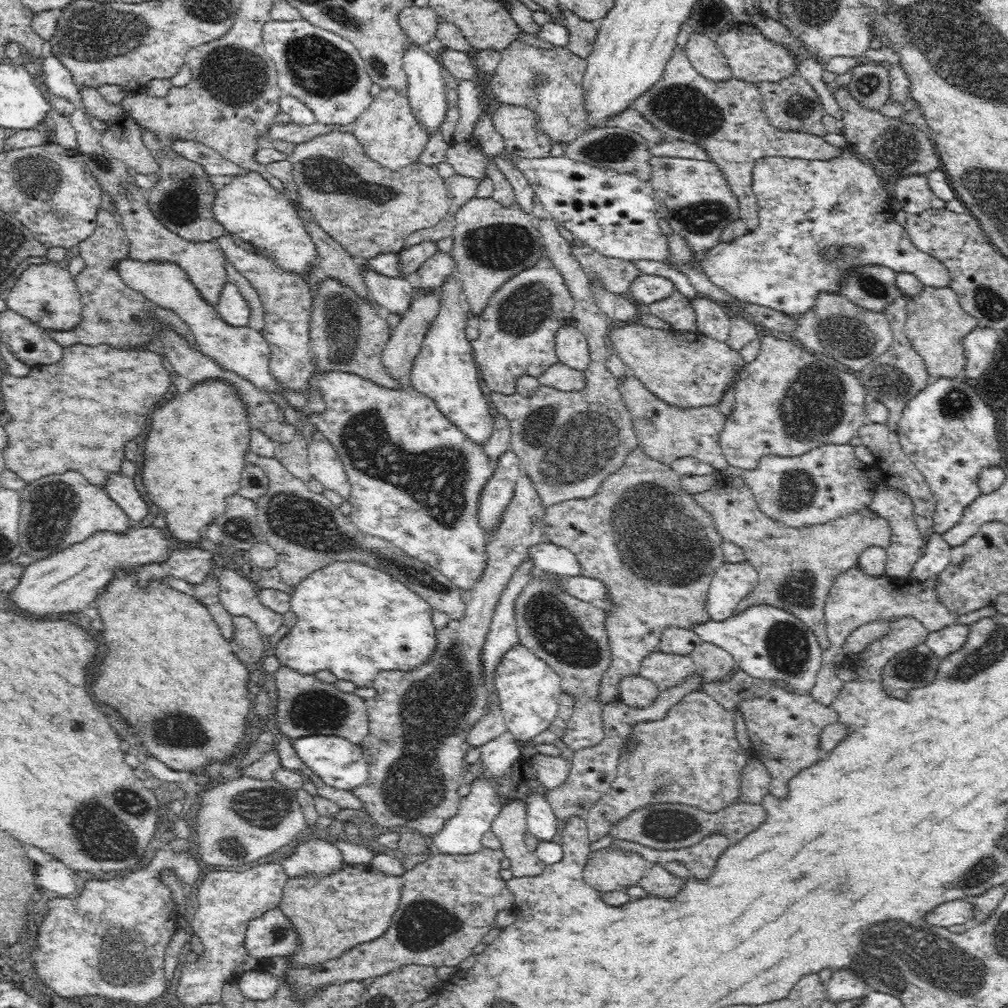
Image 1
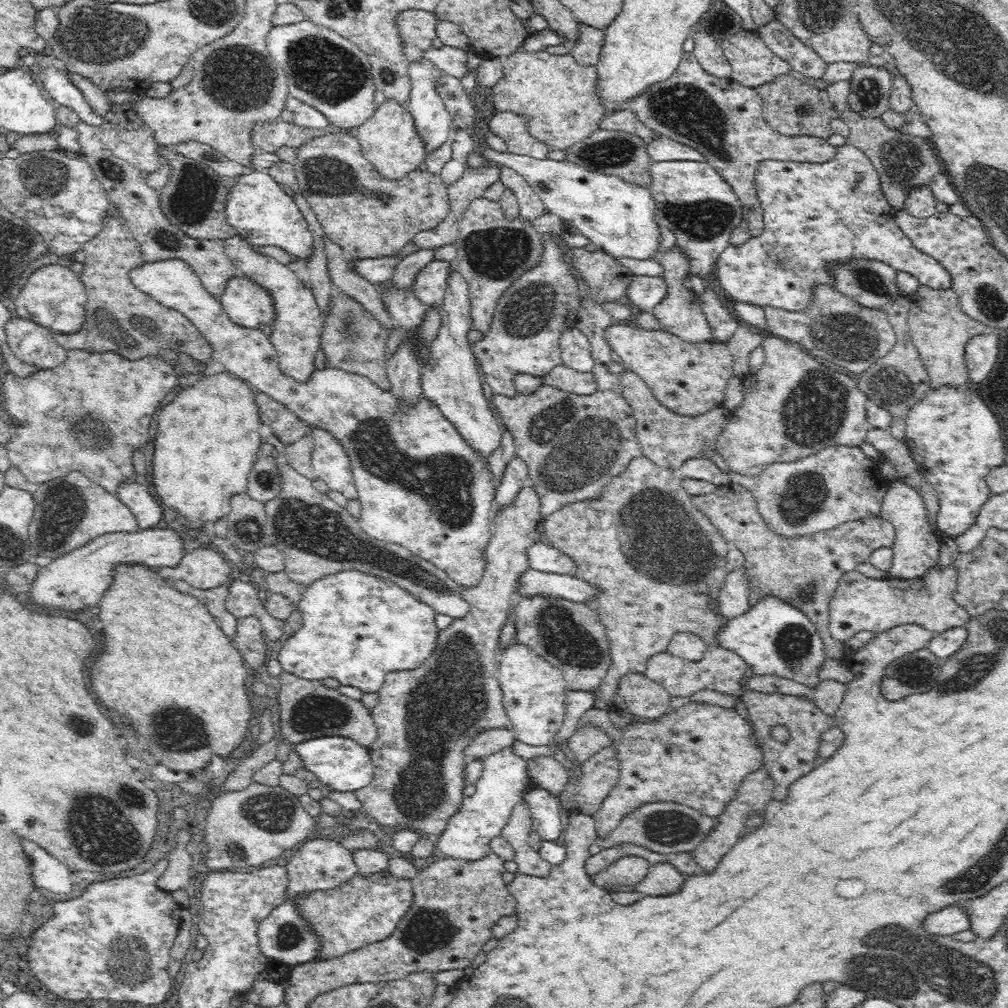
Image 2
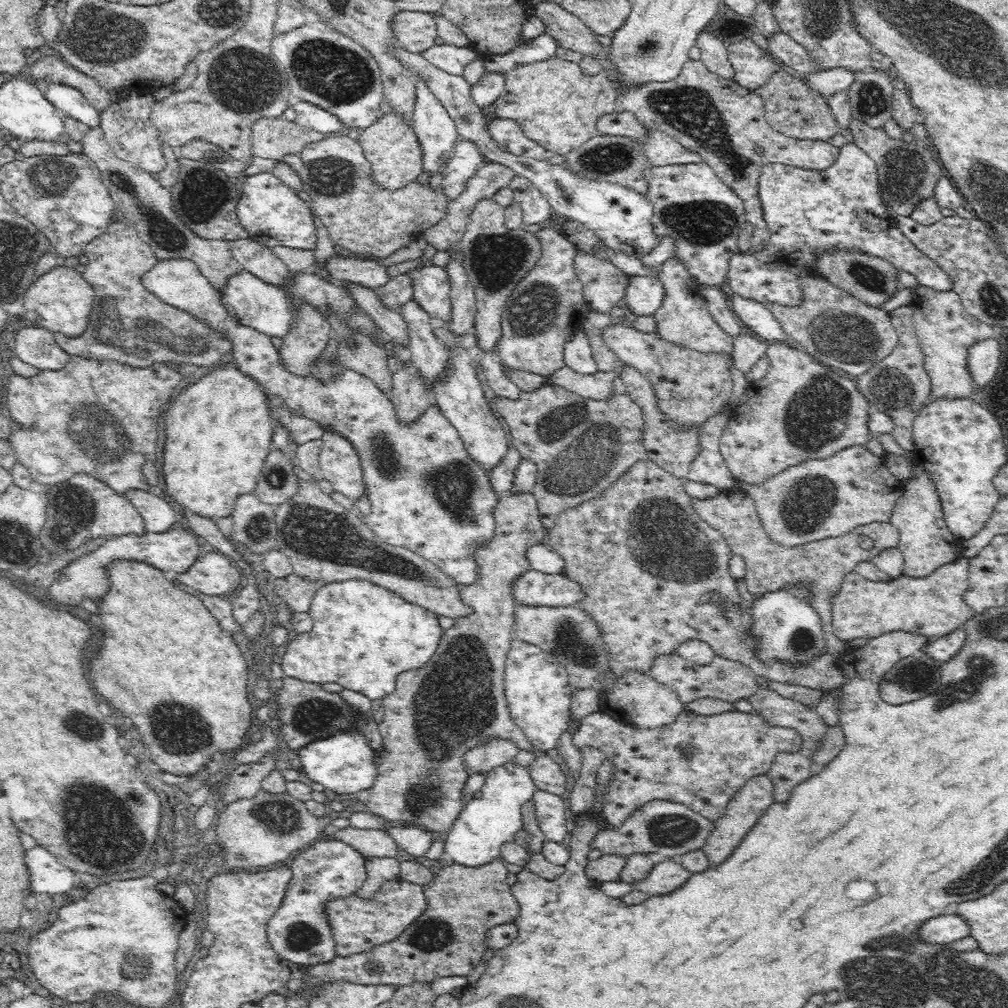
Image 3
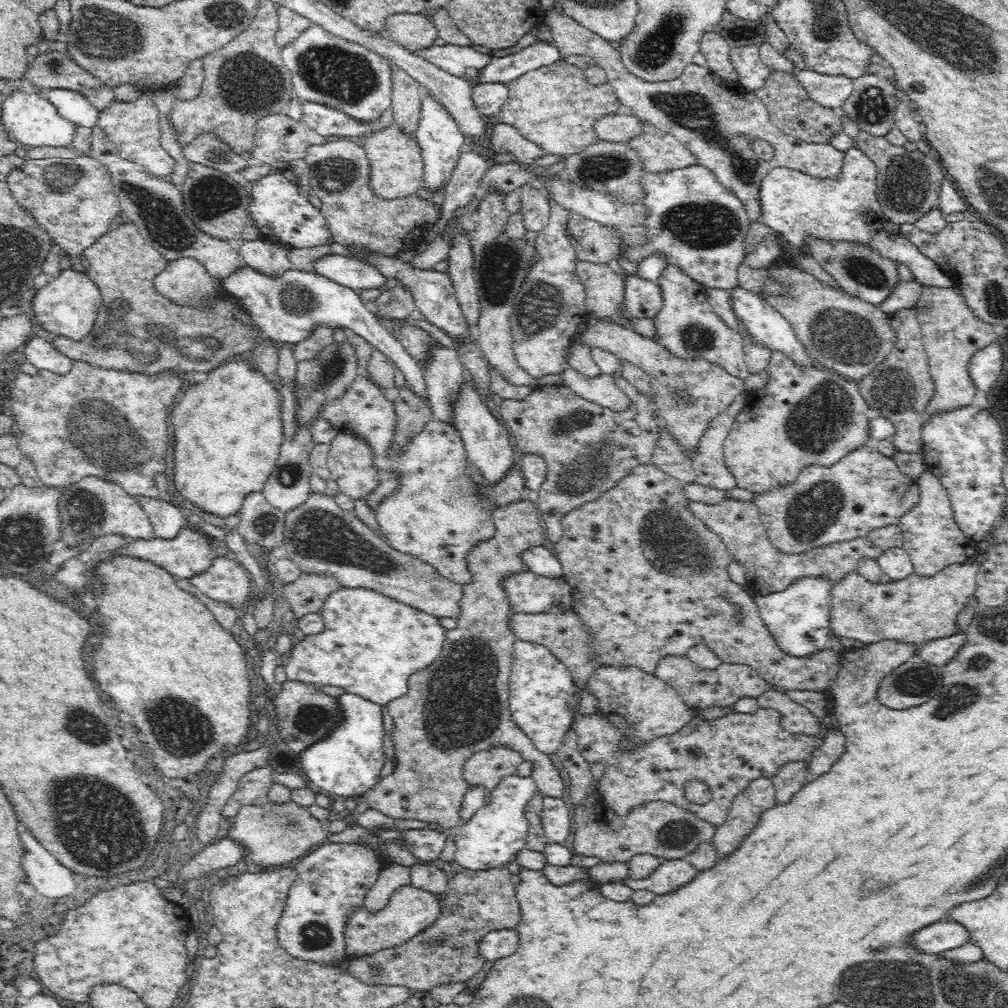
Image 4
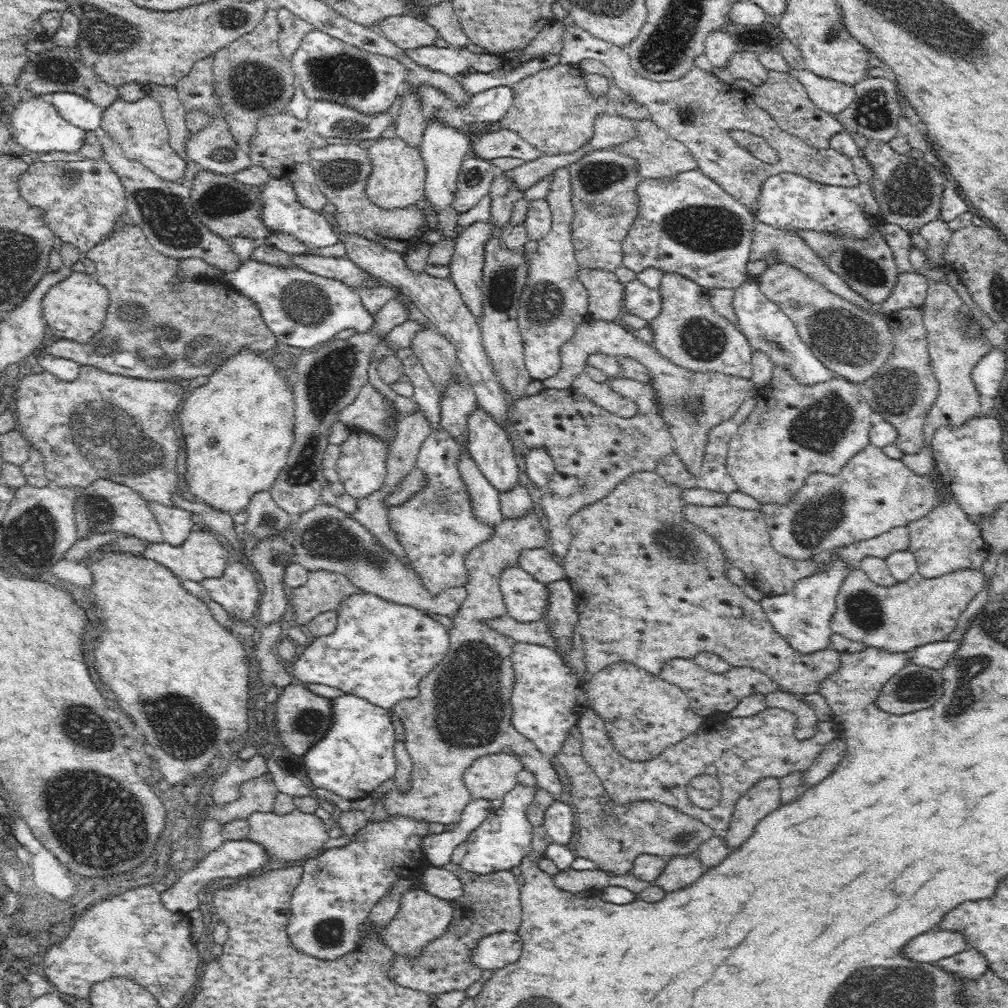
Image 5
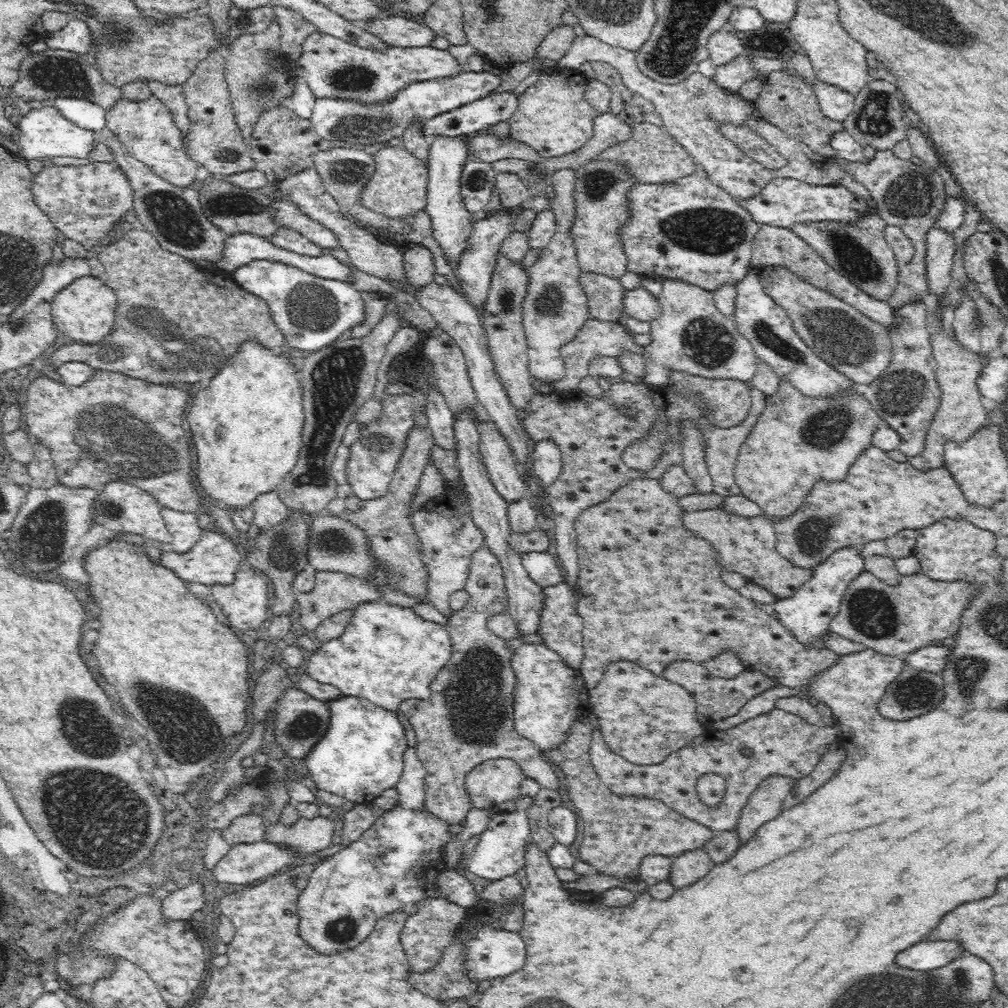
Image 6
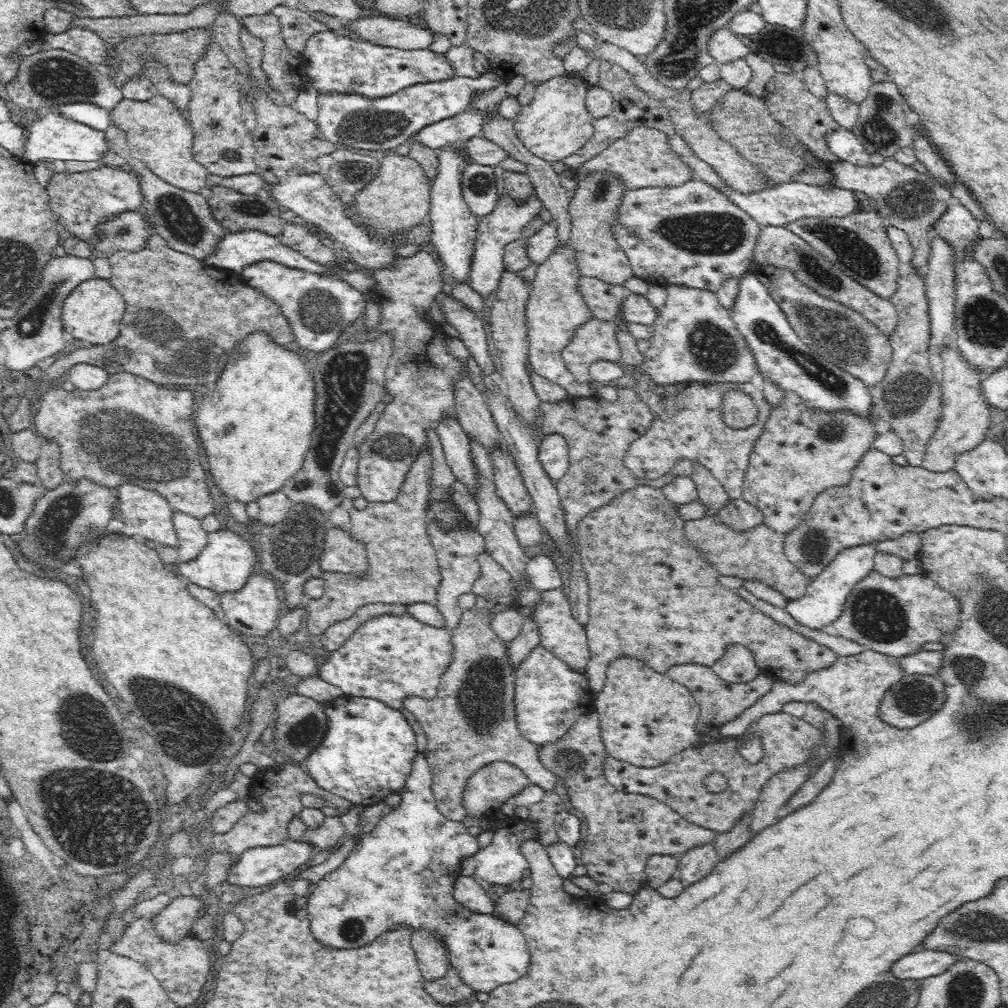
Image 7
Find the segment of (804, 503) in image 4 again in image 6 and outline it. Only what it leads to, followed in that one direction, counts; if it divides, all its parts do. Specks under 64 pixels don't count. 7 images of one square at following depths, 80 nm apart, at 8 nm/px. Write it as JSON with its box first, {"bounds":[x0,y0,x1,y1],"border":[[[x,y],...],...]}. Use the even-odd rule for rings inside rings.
{"bounds":[772,445,1002,570],"border":[[[872,445],[852,463],[844,482],[816,482],[816,486],[807,494],[803,507],[791,517],[772,524],[777,536],[778,553],[797,567],[814,570],[840,549],[858,548],[876,539],[887,539],[898,531],[922,529],[944,519],[966,519],[989,532],[998,532],[1002,528],[996,505],[991,508],[967,502],[960,485],[956,484],[952,473],[946,468],[922,472],[909,462],[900,463],[890,459],[886,453]]]}

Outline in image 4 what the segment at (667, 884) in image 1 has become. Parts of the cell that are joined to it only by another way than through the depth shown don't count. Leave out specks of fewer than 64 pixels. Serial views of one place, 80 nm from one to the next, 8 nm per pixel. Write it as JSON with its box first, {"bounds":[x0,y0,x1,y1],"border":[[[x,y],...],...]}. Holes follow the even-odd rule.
{"bounds":[616,858,700,895],"border":[[[685,858],[668,859],[651,874],[648,878],[634,880],[629,876],[620,878],[616,883],[628,886],[633,892],[636,890],[650,890],[656,895],[669,894],[678,888],[685,886],[696,878],[700,872]]]}

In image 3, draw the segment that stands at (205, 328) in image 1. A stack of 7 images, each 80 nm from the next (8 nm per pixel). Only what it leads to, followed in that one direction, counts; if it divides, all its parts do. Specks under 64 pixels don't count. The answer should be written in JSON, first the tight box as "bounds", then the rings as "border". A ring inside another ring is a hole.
{"bounds":[142,259,499,585],"border":[[[161,259],[142,280],[144,286],[162,302],[194,314],[215,330],[229,336],[233,342],[233,351],[226,362],[234,363],[242,372],[253,376],[275,402],[284,400],[291,412],[315,420],[327,431],[349,439],[357,456],[361,458],[362,481],[365,482],[366,494],[372,502],[372,514],[362,516],[362,519],[366,520],[369,529],[378,538],[388,546],[402,547],[424,557],[460,585],[476,582],[479,565],[474,555],[477,549],[491,543],[494,537],[495,518],[492,514],[499,498],[491,486],[489,474],[468,454],[457,429],[443,416],[438,406],[427,407],[425,414],[414,420],[412,426],[402,426],[386,392],[363,374],[350,369],[342,370],[332,380],[292,375],[278,363],[281,355],[270,341],[271,338],[259,330],[241,325],[236,318],[230,316],[221,301],[220,289],[214,289],[197,264],[191,260]]]}

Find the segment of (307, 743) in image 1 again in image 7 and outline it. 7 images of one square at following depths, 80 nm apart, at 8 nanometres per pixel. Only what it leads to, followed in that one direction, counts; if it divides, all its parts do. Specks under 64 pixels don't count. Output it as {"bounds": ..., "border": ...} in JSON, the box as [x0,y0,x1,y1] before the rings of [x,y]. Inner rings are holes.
{"bounds":[303,695,420,805],"border":[[[348,695],[346,706],[338,706],[332,713],[327,714],[324,707],[324,714],[328,719],[325,737],[303,762],[316,784],[321,789],[346,798],[356,805],[373,805],[383,802],[391,794],[399,793],[405,785],[405,780],[412,774],[415,756],[420,753],[416,733],[403,711],[372,698]]]}

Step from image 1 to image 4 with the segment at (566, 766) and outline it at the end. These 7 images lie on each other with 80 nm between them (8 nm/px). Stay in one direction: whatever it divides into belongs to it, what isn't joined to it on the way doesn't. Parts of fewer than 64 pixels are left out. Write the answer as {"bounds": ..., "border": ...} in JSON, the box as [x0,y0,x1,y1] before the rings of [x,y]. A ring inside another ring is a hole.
{"bounds":[363,499,566,830],"border":[[[524,499],[512,502],[511,505],[494,508],[491,517],[496,532],[492,539],[482,542],[468,554],[468,570],[472,573],[472,580],[463,585],[463,597],[460,602],[460,614],[457,618],[457,627],[445,632],[445,641],[440,656],[424,670],[416,671],[409,676],[408,693],[400,698],[385,702],[383,710],[392,715],[394,730],[392,734],[384,729],[384,742],[390,738],[396,742],[396,766],[388,760],[384,750],[385,761],[380,771],[379,781],[375,787],[367,790],[363,802],[368,802],[370,809],[377,810],[390,818],[404,818],[426,820],[436,829],[448,830],[461,824],[461,804],[463,796],[469,786],[464,780],[465,761],[475,752],[490,750],[494,747],[508,747],[516,751],[523,761],[531,762],[531,777],[539,788],[539,792],[547,795],[559,794],[564,796],[566,787],[564,780],[554,767],[548,755],[540,752],[531,741],[531,738],[518,728],[512,720],[509,709],[509,676],[512,660],[513,644],[517,640],[510,626],[513,615],[507,594],[504,593],[502,582],[508,574],[526,571],[522,562],[522,554],[528,548],[543,546],[546,532],[537,503]]]}

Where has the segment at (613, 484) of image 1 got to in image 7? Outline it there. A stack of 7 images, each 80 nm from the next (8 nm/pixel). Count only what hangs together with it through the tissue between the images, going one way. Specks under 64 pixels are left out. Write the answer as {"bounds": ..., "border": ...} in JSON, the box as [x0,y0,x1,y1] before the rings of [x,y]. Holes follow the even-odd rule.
{"bounds":[576,486,837,693],"border":[[[646,486],[617,495],[610,504],[589,512],[577,522],[576,542],[589,584],[590,618],[585,633],[590,657],[583,673],[593,693],[602,690],[608,665],[620,657],[639,658],[657,673],[665,673],[671,666],[681,664],[712,666],[728,645],[747,645],[764,675],[792,684],[836,662],[837,652],[774,621],[740,597],[736,589],[720,585],[716,566],[689,542],[684,523],[676,505],[668,501],[662,490]]]}

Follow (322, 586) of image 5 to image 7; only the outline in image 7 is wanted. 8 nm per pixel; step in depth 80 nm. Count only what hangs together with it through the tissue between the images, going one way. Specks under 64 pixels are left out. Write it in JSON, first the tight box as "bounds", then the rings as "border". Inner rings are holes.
{"bounds":[304,452,442,637],"border":[[[428,452],[419,454],[412,467],[406,472],[405,483],[401,486],[400,494],[392,502],[369,503],[364,509],[354,507],[349,510],[351,523],[348,533],[355,542],[360,542],[367,553],[369,570],[362,575],[344,574],[343,572],[323,572],[321,578],[324,582],[325,593],[319,599],[307,598],[304,607],[307,607],[307,631],[315,637],[328,630],[333,623],[349,619],[362,606],[386,603],[405,604],[427,602],[436,605],[438,602],[438,589],[442,580],[440,565],[436,556],[436,549],[432,547],[427,531],[428,515],[426,511],[430,505],[430,474],[432,472],[432,458]]]}

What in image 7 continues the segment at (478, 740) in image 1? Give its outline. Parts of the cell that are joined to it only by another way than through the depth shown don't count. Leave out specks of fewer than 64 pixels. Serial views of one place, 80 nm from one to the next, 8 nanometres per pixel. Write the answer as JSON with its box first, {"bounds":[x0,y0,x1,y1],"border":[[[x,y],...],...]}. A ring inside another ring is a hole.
{"bounds":[463,761,531,820],"border":[[[496,761],[478,769],[465,785],[463,805],[469,820],[490,818],[512,796],[516,796],[531,782],[513,764]]]}

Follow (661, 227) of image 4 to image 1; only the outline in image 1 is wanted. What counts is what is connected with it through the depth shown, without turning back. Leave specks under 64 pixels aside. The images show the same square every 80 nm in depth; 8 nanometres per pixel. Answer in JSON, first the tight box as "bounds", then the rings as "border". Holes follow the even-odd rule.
{"bounds":[648,157,740,266],"border":[[[652,157],[651,158],[651,177],[648,179],[650,184],[652,184],[655,194],[655,199],[657,202],[656,206],[656,218],[661,218],[666,221],[673,232],[677,235],[680,235],[688,247],[690,247],[690,252],[694,258],[693,265],[695,266],[695,259],[701,257],[704,252],[708,251],[711,247],[715,247],[717,243],[722,242],[721,240],[721,231],[724,230],[725,226],[728,226],[728,223],[734,222],[735,220],[740,219],[740,206],[738,197],[732,192],[731,186],[728,184],[728,181],[725,179],[725,176],[720,172],[719,166],[716,166],[716,163],[712,161],[701,161],[696,159],[689,158],[670,158],[670,157]]]}

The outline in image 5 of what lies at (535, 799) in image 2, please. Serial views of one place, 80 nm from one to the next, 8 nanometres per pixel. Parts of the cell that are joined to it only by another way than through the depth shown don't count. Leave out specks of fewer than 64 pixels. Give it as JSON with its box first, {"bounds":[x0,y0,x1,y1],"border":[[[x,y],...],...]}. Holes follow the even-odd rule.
{"bounds":[544,800,574,845],"border":[[[557,800],[548,806],[544,818],[545,832],[550,834],[553,842],[567,845],[574,830],[574,817],[570,807]]]}

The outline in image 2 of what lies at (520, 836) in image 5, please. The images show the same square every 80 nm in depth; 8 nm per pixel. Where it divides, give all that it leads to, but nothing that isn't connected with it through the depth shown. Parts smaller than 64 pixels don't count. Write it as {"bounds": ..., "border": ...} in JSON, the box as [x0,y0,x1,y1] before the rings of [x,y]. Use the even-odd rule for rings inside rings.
{"bounds":[435,747,534,861],"border":[[[506,747],[483,760],[483,771],[475,786],[474,795],[463,798],[458,812],[439,835],[435,844],[439,855],[475,861],[492,853],[490,841],[502,837],[502,829],[508,824],[512,809],[525,800],[525,794],[532,790],[534,784],[527,773],[527,761]]]}

